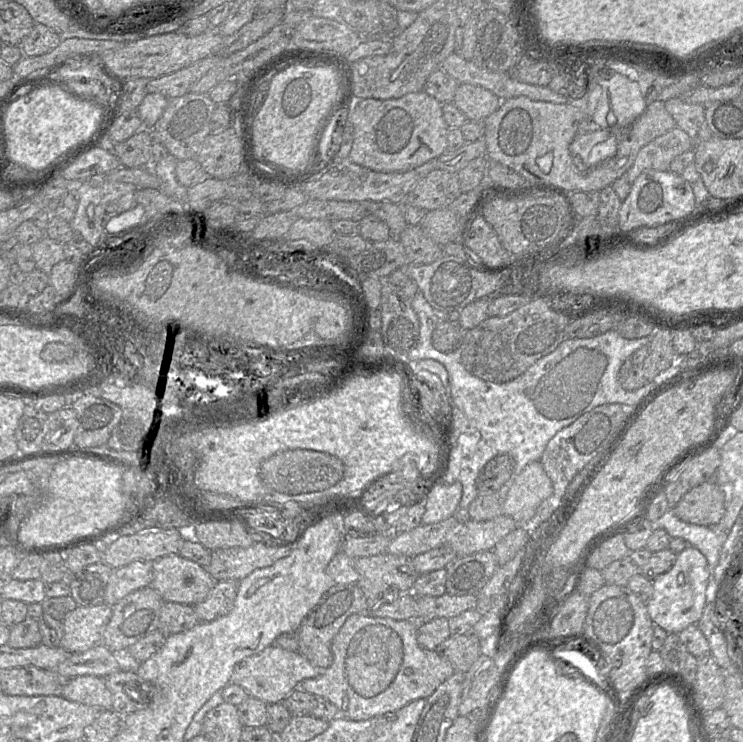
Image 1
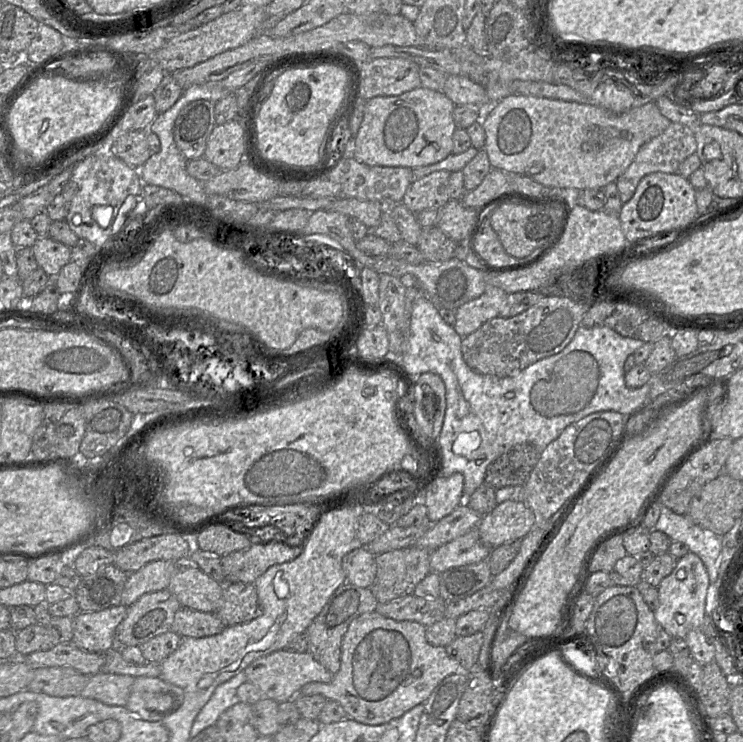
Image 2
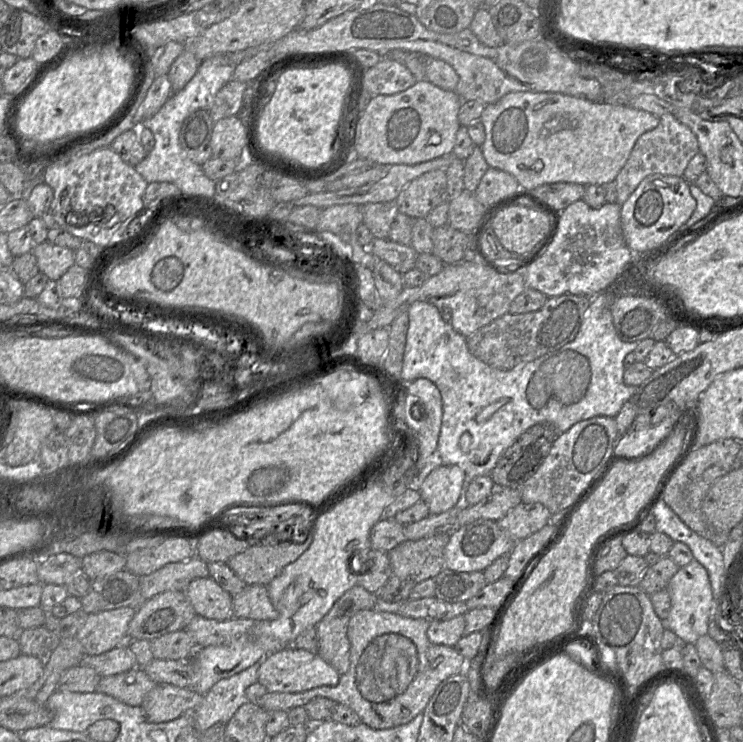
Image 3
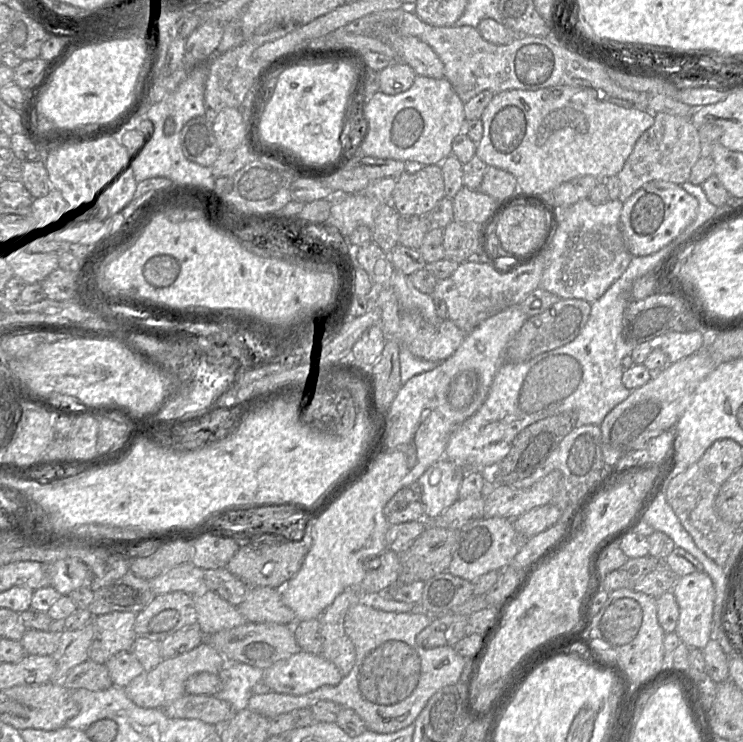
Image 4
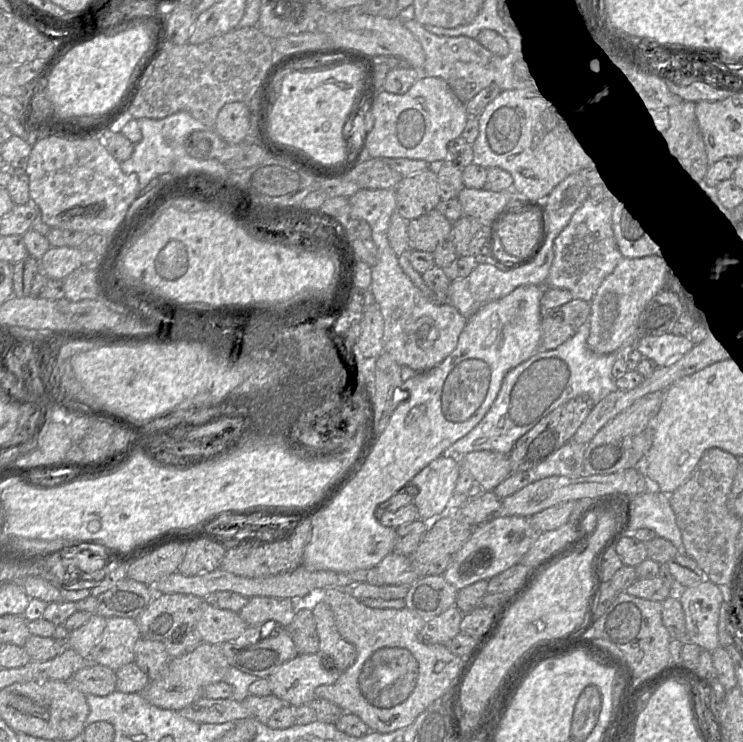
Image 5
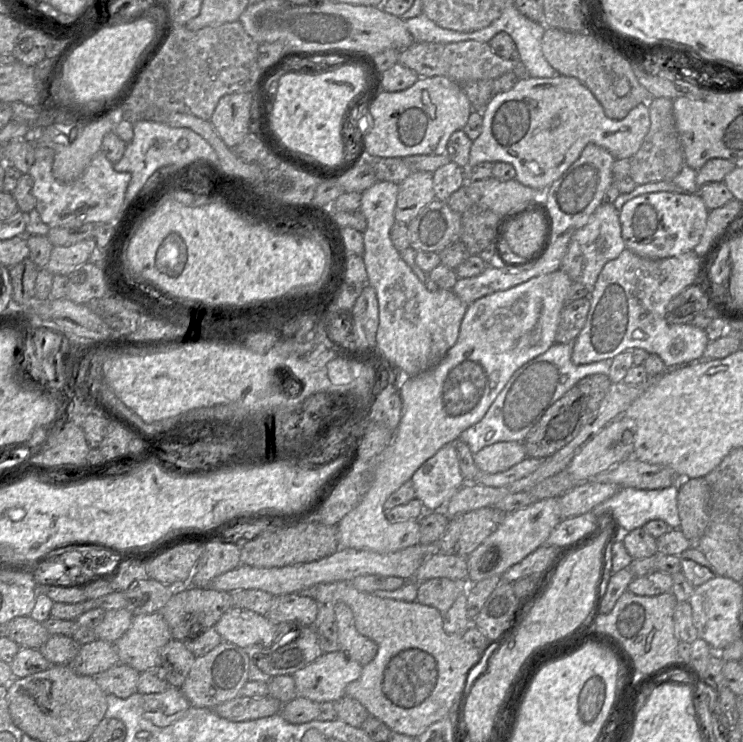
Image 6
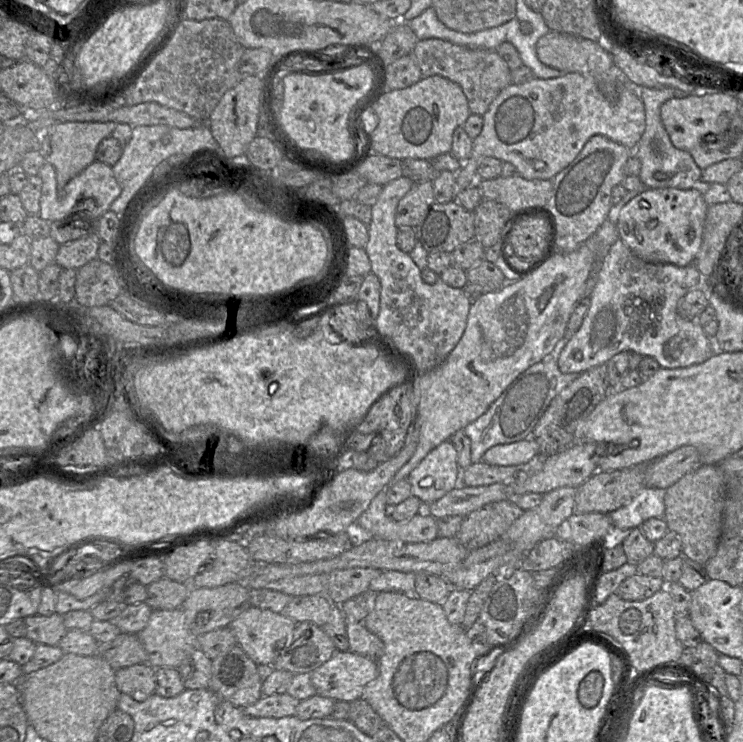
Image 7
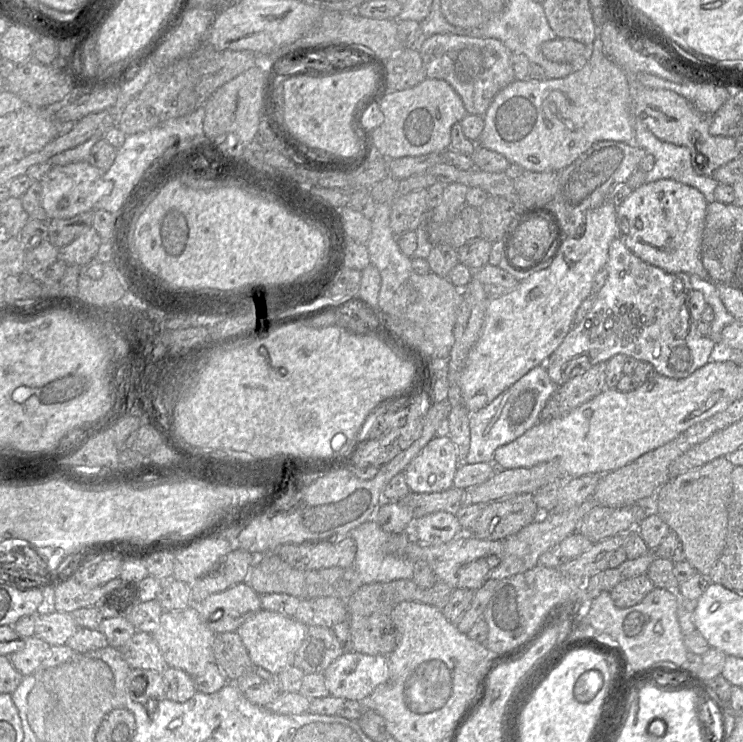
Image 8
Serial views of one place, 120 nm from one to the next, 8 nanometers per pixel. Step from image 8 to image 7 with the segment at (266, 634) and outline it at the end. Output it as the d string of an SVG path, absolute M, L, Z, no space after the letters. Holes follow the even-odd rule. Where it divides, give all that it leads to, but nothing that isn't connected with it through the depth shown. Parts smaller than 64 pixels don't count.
M251 606L229 628L237 644L257 665L272 665L292 640L296 622L282 613Z

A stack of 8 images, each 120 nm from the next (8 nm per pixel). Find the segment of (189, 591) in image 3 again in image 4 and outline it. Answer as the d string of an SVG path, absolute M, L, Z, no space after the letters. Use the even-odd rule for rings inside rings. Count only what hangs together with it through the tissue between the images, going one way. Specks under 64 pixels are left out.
M216 591L194 597L197 623L204 636L244 624L247 620L236 606L220 597Z

